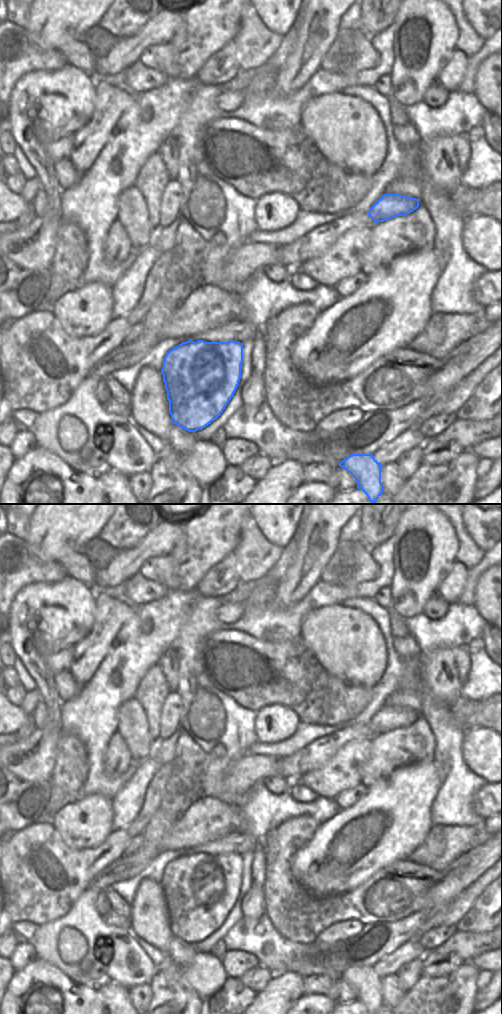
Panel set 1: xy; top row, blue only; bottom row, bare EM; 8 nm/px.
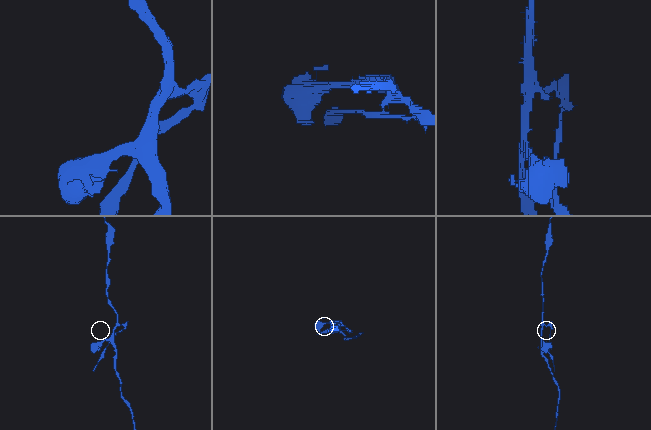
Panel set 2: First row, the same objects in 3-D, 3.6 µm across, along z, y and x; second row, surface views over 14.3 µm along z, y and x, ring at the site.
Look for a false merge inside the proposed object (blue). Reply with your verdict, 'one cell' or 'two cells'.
two cells

